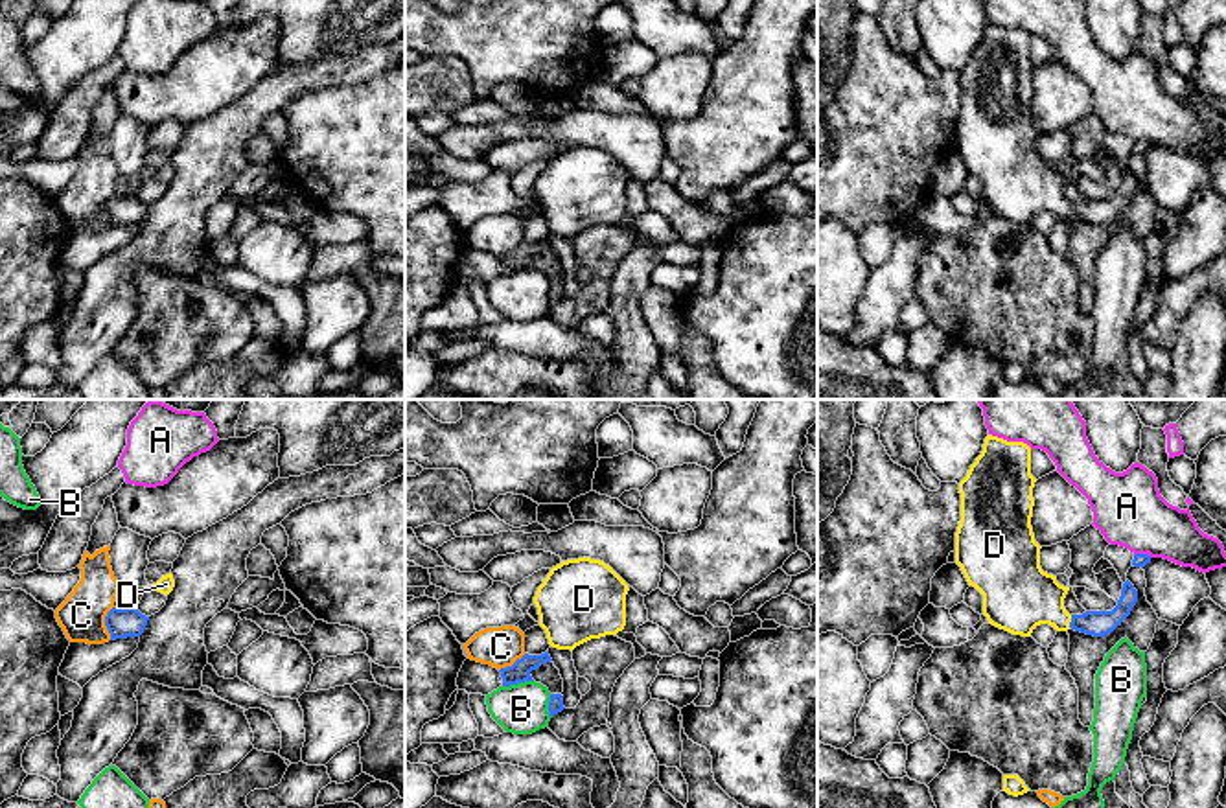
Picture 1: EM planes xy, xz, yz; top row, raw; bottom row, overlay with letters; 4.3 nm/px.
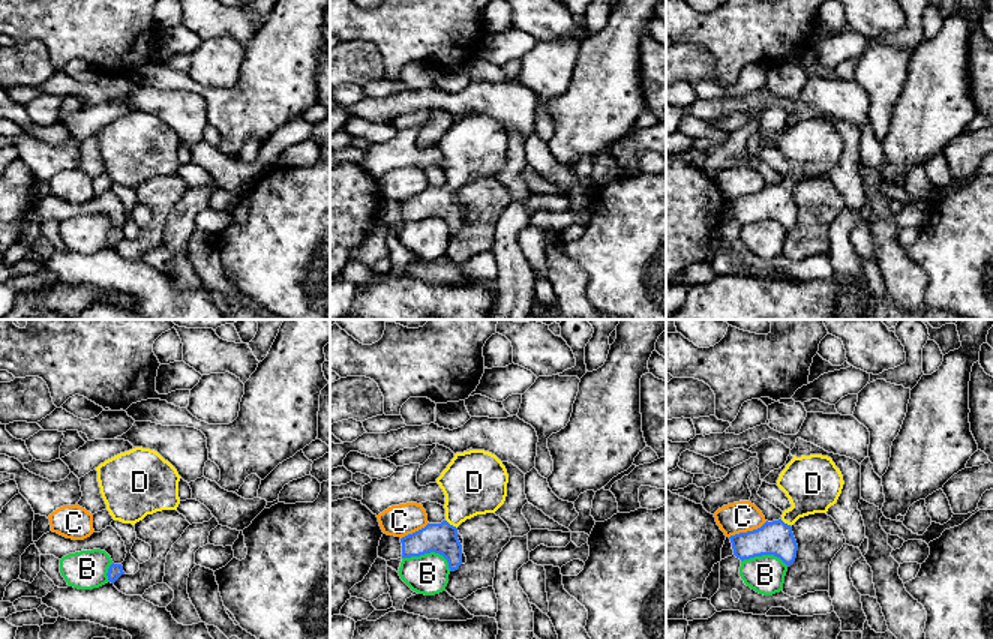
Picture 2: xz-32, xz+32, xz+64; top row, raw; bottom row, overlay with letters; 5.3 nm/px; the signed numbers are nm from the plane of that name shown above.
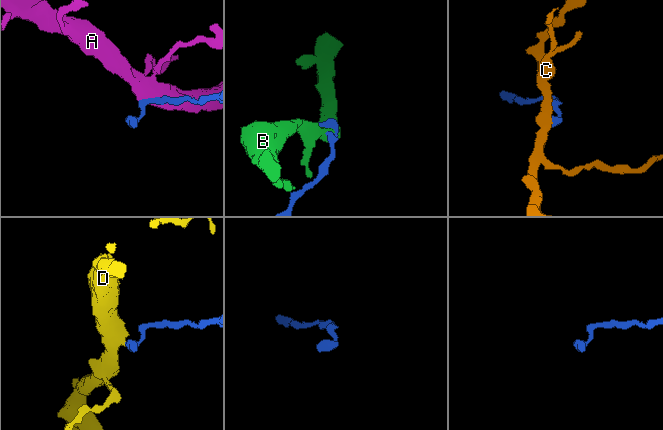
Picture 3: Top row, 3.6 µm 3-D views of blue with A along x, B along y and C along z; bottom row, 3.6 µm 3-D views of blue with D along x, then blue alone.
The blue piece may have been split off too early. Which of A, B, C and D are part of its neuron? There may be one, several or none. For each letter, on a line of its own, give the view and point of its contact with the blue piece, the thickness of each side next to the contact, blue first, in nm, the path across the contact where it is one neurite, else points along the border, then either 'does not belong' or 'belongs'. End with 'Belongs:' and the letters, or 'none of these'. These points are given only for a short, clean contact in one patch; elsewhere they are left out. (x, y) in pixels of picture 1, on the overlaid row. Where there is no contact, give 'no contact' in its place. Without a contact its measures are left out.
A: yz (1144, 554) | 60/300 nm | along yz (1134, 553), (1151, 556) | does not belong
B: xz (518, 681) | 90/220 nm | along xz (532, 680), (503, 687) | does not belong
C: xy (105, 623) | 130/200 nm | along xy (113, 606), (105, 617), (109, 639) | does not belong
D: yz (1072, 621) | 110/300 nm | across yz (1092, 623), (1072, 621), (1020, 597) | belongs
Belongs: D

